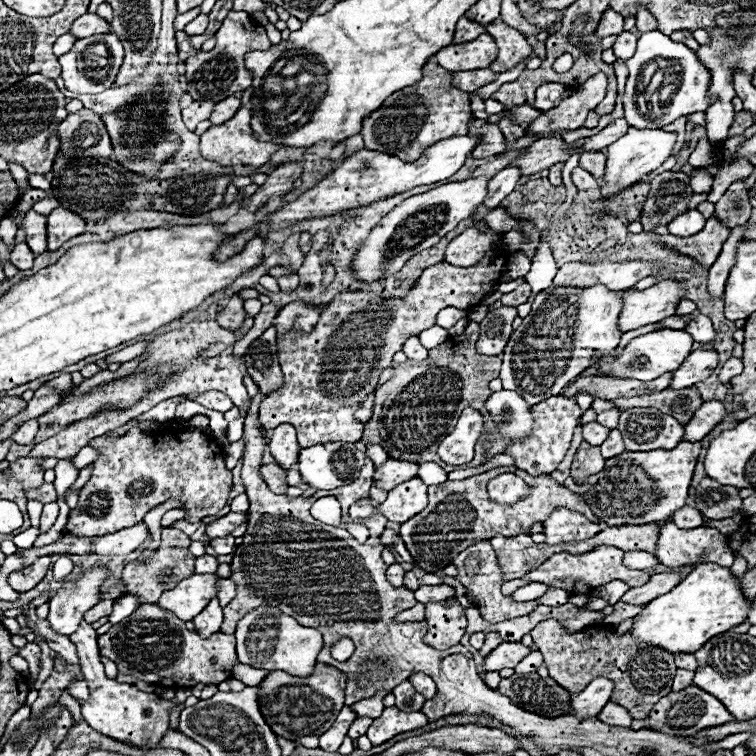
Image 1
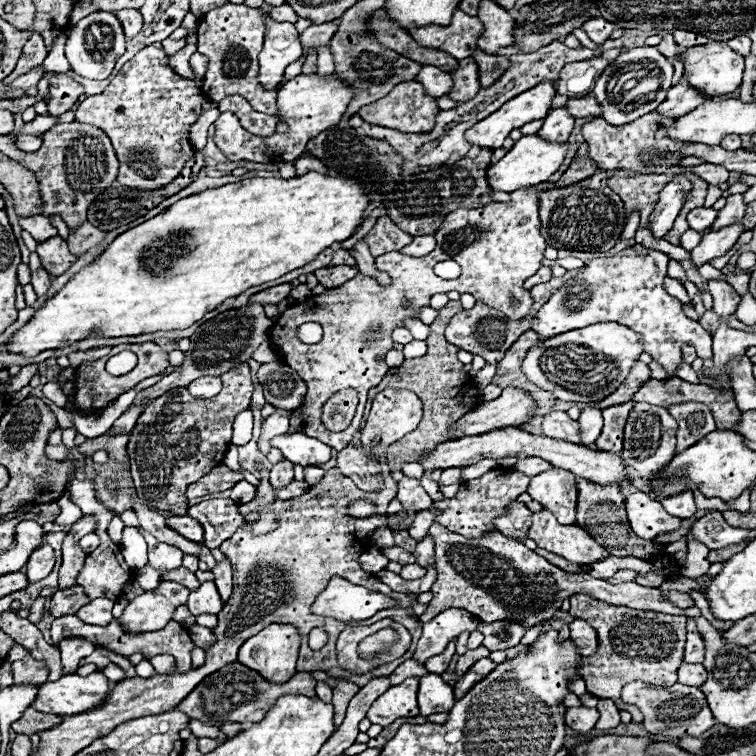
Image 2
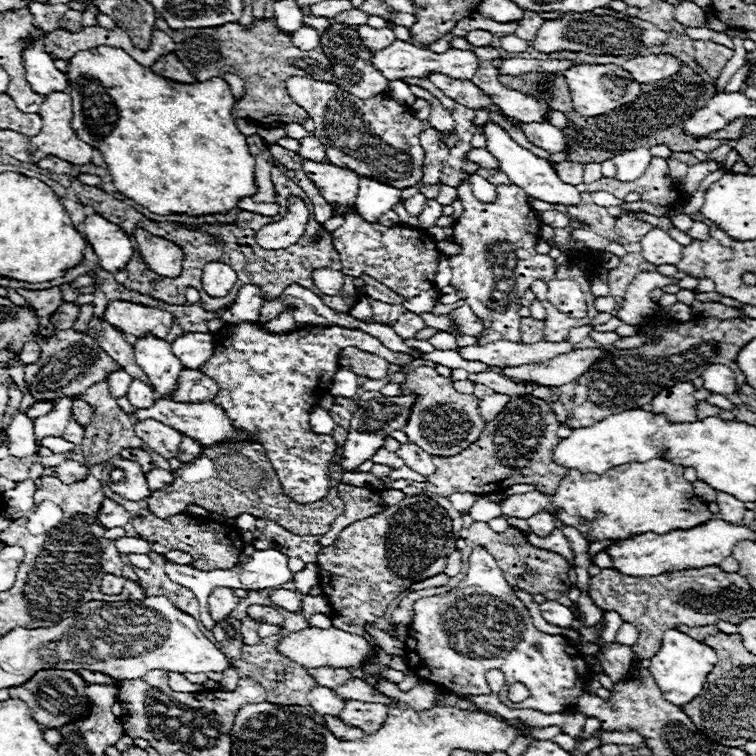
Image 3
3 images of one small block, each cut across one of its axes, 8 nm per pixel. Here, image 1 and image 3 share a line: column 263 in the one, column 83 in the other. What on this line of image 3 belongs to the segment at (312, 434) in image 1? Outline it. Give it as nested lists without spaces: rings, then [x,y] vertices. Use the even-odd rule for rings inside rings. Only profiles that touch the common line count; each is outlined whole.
[[[78,398],[78,400],[72,404],[72,414],[80,420],[82,426],[86,426],[88,420],[90,420],[90,416],[92,416],[92,410],[90,410],[90,406],[88,406],[84,400]]]

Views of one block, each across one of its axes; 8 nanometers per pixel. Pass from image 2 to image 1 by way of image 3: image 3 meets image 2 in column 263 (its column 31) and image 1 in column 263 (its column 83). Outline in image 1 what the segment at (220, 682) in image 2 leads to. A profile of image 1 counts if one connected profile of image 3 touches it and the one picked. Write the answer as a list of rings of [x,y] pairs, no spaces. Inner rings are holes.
[[[318,662],[314,672],[306,678],[274,670],[258,684],[260,712],[278,736],[294,740],[304,748],[318,748],[320,734],[324,734],[334,724],[338,712],[344,706],[344,686],[346,676],[338,668],[322,662]]]

